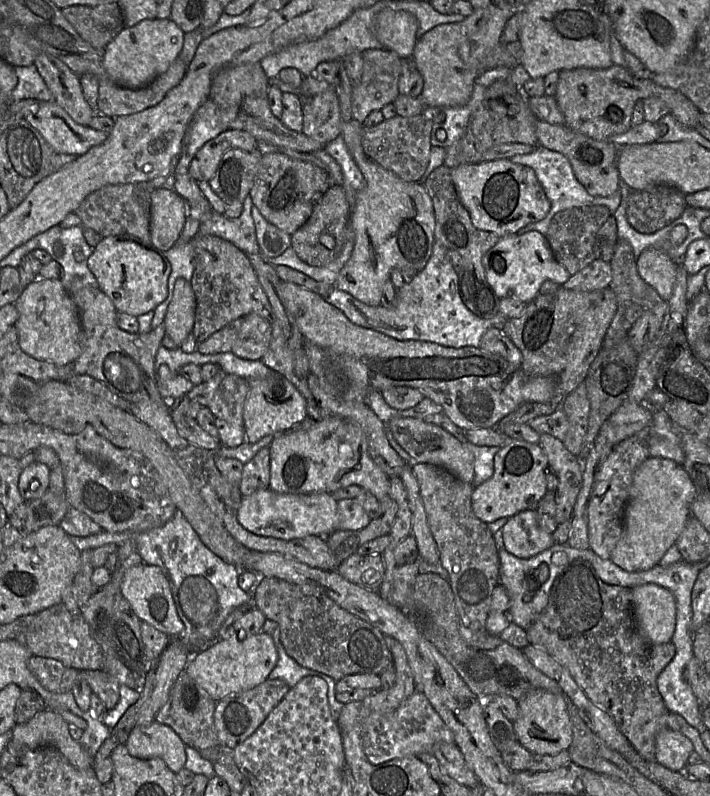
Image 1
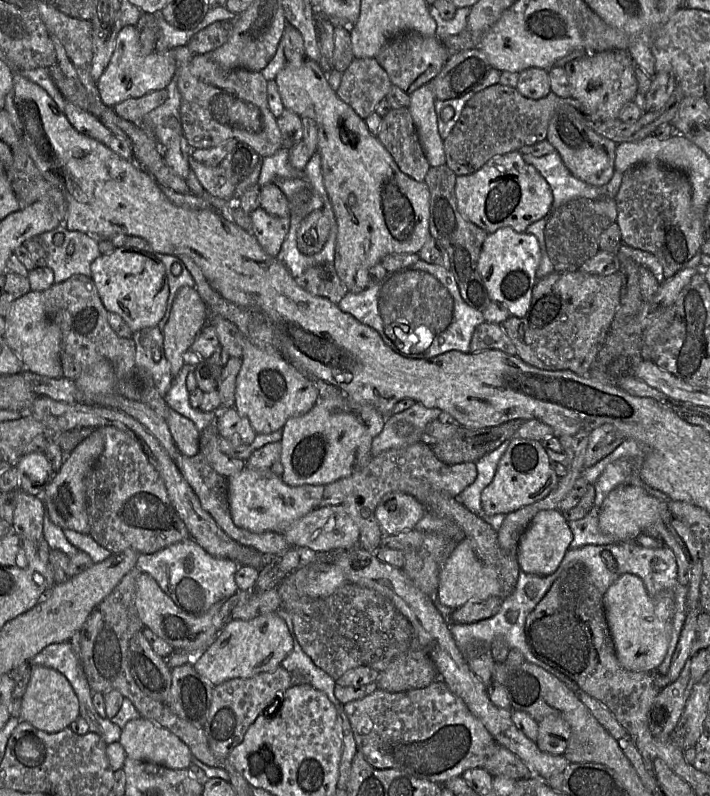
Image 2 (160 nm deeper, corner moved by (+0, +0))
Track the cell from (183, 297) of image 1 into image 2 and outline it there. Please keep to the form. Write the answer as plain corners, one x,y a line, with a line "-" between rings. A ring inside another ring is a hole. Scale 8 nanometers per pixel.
188,286
180,288
162,331
164,353
170,364
173,379
184,365
184,353
190,349
208,321
209,308
199,296
196,288

